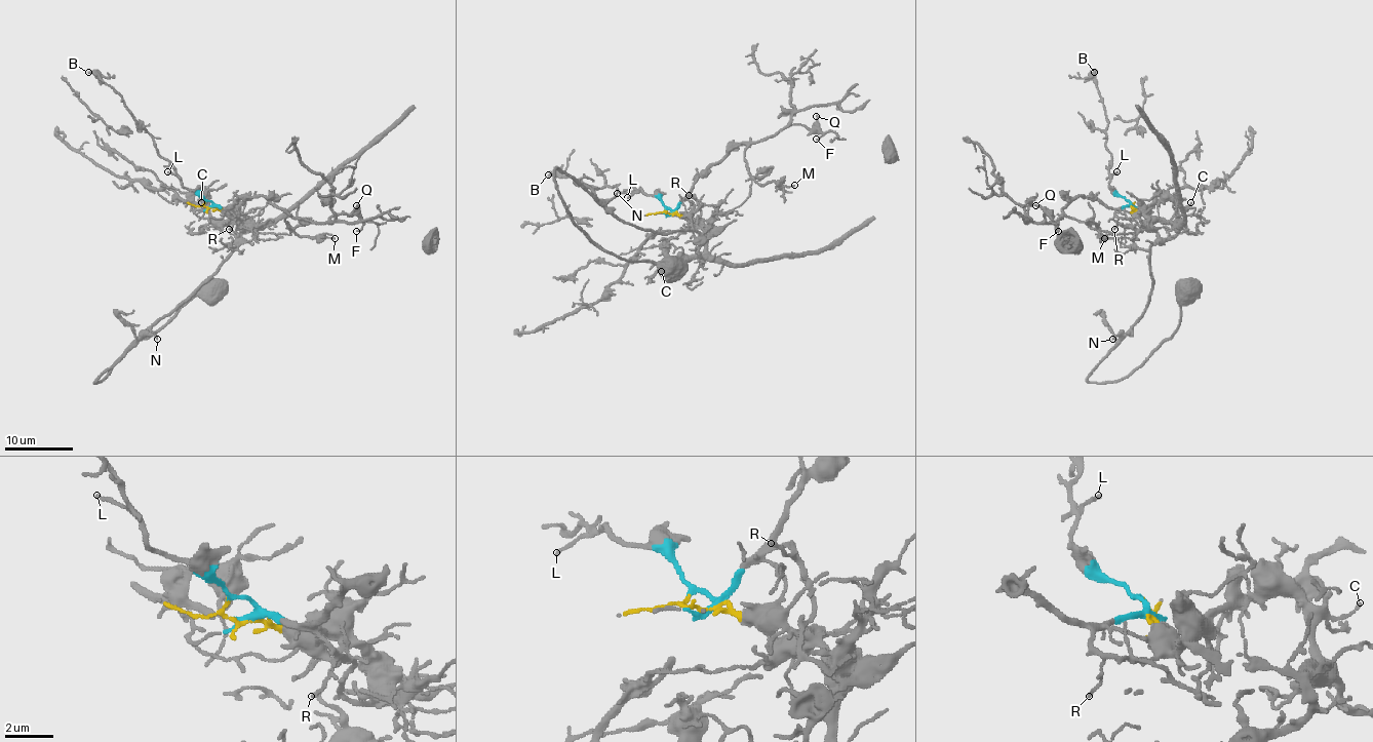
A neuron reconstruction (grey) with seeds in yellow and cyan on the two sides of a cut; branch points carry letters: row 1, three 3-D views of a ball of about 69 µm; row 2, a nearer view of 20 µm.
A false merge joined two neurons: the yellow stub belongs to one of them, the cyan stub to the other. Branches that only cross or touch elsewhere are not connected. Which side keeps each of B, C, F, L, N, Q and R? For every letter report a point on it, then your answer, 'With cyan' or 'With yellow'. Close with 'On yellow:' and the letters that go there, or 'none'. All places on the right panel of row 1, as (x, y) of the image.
B: Place: (1094, 72). With cyan
C: Place: (1190, 202). With yellow
F: Place: (1058, 231). With cyan
L: Place: (1116, 171). With cyan
N: Place: (1112, 339). With yellow
Q: Place: (1035, 205). With cyan
R: Place: (1114, 229). With cyan
On yellow: C, N

